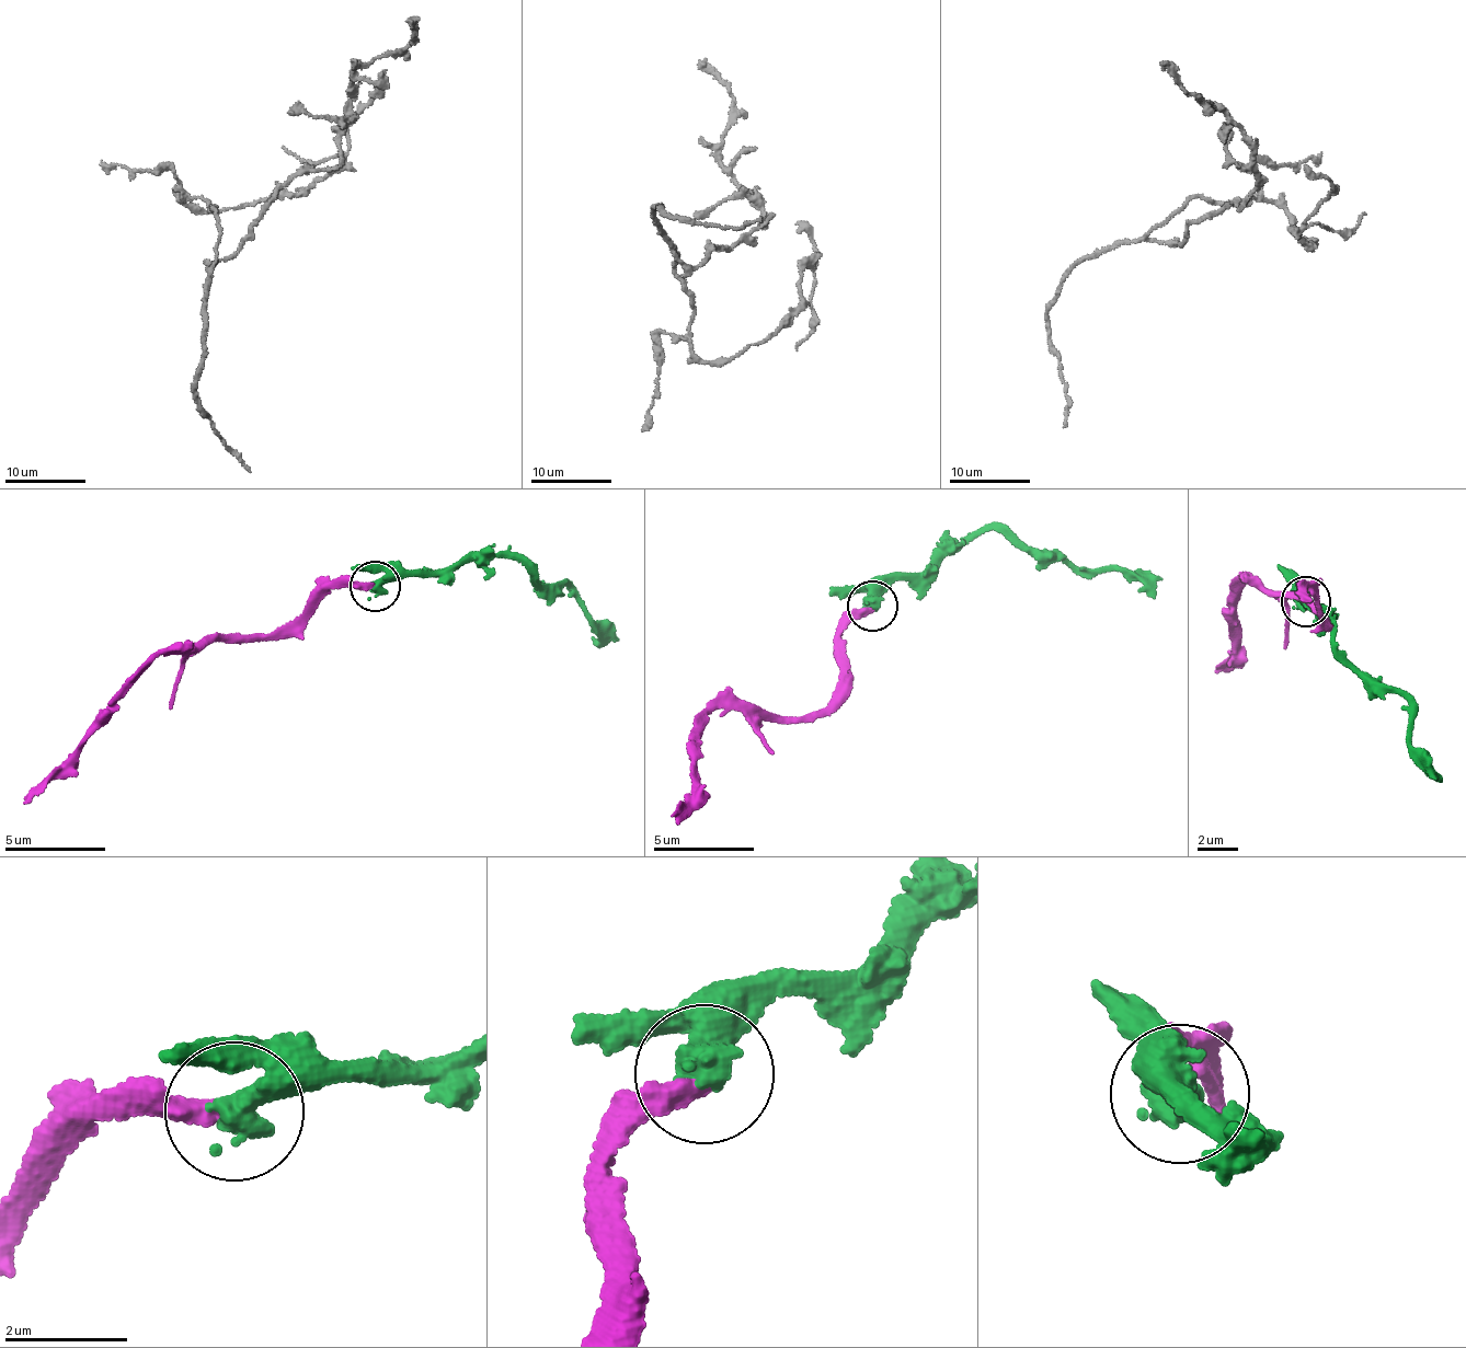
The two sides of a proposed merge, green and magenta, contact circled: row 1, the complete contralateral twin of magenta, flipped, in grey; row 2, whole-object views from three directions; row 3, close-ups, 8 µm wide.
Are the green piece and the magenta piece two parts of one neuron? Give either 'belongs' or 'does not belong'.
belongs

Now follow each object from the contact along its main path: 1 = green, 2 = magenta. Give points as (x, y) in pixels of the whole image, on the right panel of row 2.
1: (1306, 599), (1309, 605), (1333, 615), (1337, 640), (1344, 658), (1409, 702), (1410, 752), (1442, 782)
2: (1306, 599), (1304, 588), (1326, 618), (1247, 576), (1234, 599), (1240, 633), (1217, 671)

